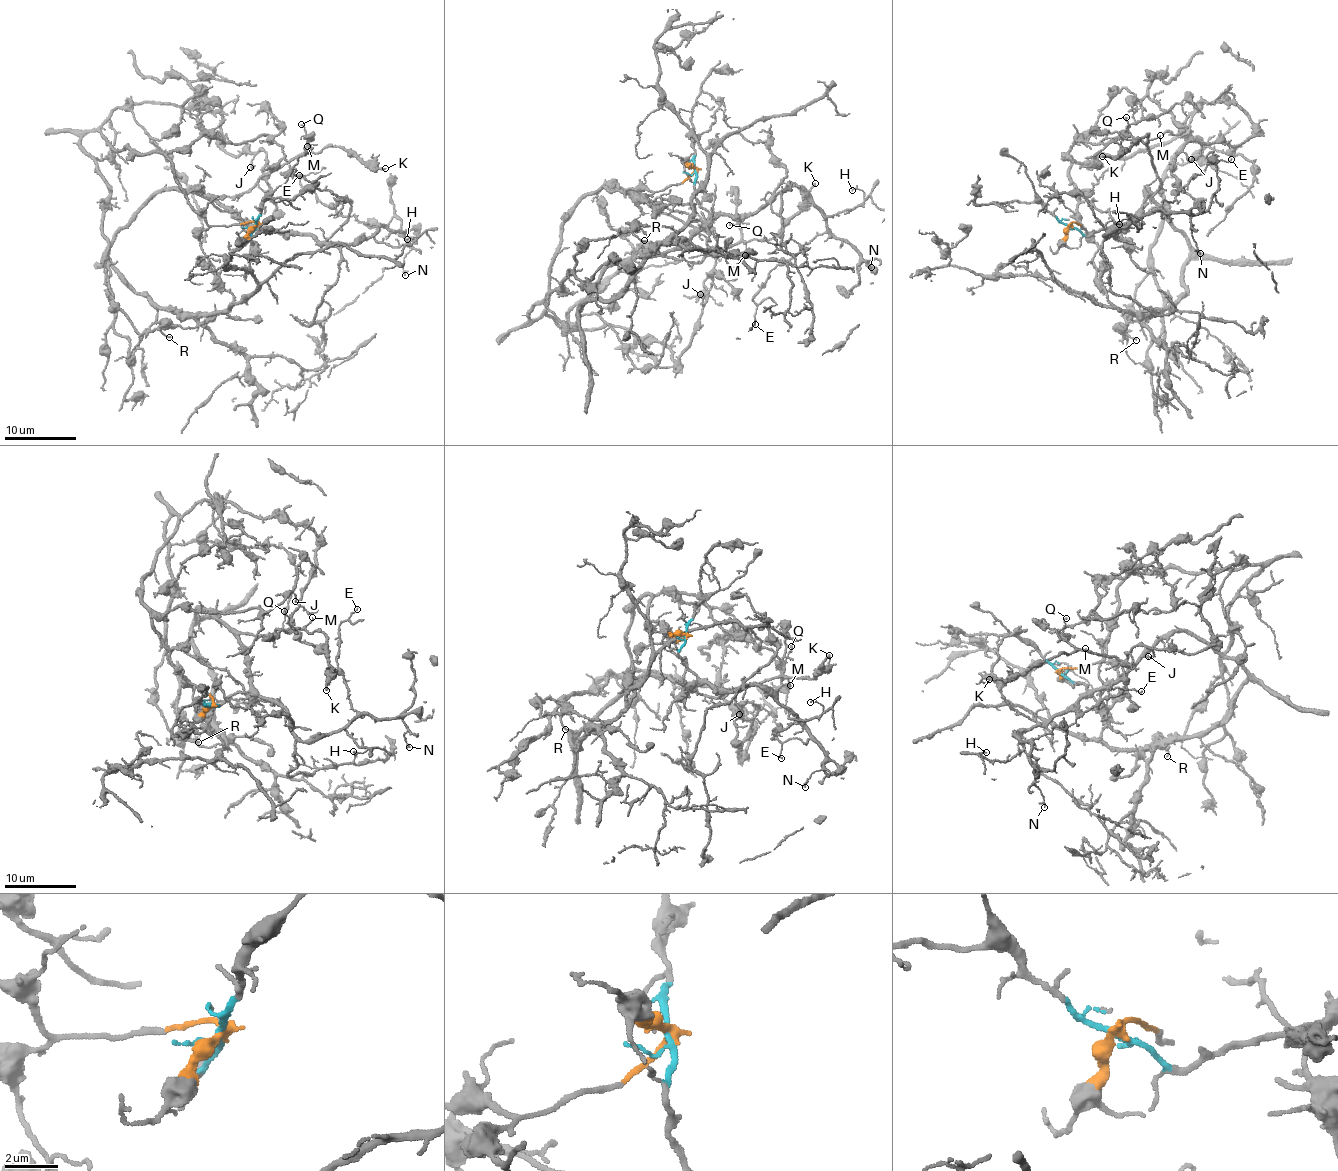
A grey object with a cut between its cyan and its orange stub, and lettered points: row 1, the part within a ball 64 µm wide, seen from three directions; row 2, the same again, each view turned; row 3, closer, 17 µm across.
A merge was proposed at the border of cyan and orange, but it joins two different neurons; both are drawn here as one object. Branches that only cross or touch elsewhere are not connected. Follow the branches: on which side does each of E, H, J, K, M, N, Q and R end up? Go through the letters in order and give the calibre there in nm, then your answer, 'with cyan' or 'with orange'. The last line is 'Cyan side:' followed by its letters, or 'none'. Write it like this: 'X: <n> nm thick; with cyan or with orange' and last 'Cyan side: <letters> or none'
E: 100 nm thick; with cyan
H: 110 nm thick; with cyan
J: 240 nm thick; with orange
K: 170 nm thick; with cyan
M: 120 nm thick; with cyan
N: 150 nm thick; with cyan
Q: 110 nm thick; with cyan
R: 130 nm thick; with orange
Cyan side: E, H, K, M, N, Q

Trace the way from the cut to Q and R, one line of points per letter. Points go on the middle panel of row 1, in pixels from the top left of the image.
Q: (695, 170), (695, 192), (708, 220), (666, 256), (700, 262), (739, 241), (738, 224), (729, 225)
R: (695, 170), (653, 192), (586, 195), (563, 224), (547, 305), (530, 317), (566, 288), (590, 240), (645, 241)

